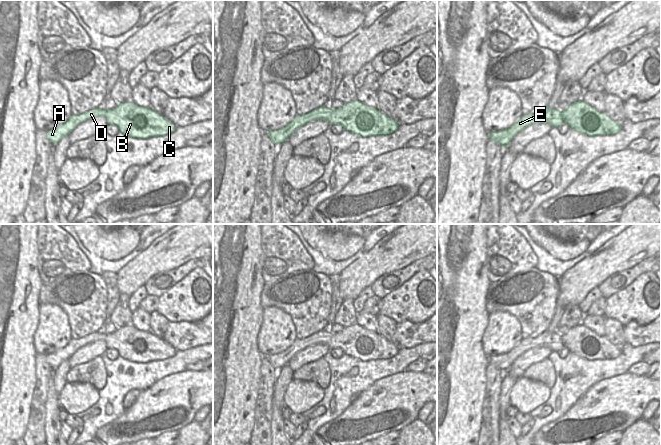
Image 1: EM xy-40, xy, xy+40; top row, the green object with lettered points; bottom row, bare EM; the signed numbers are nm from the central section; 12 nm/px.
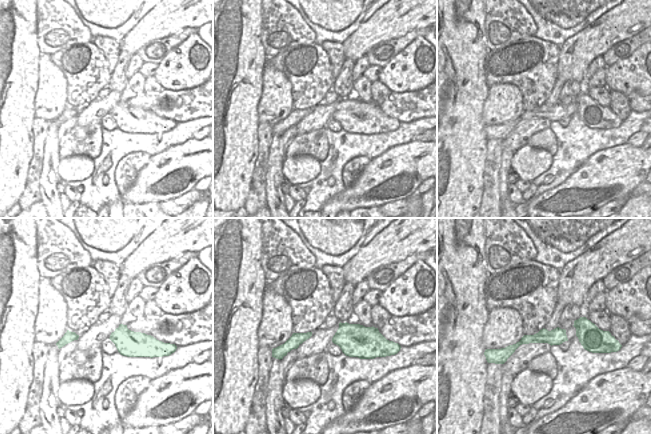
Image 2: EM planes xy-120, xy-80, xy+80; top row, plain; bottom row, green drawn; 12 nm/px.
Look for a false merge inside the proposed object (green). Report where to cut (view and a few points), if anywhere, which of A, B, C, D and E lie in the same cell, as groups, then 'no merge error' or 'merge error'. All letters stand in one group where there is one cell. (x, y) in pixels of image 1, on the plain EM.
cut none; groups A B C D E; no merge error

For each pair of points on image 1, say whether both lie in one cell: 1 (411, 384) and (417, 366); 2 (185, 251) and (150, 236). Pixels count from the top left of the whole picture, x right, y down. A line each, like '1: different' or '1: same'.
1: different
2: different

